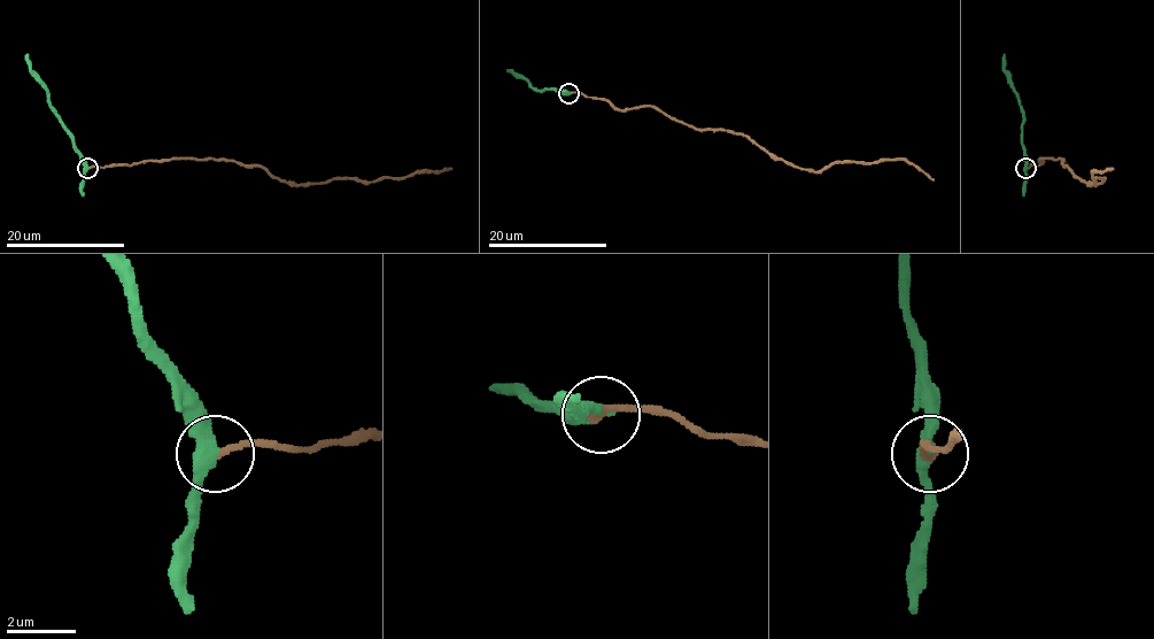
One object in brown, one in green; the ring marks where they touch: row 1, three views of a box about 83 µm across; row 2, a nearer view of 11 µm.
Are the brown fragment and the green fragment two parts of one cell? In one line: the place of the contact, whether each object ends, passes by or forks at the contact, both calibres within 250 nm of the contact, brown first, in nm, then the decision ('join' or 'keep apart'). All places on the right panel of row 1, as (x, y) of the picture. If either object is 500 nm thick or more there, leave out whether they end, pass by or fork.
(1025, 168) | brown ends | green passes by | 320/400 nm | join

